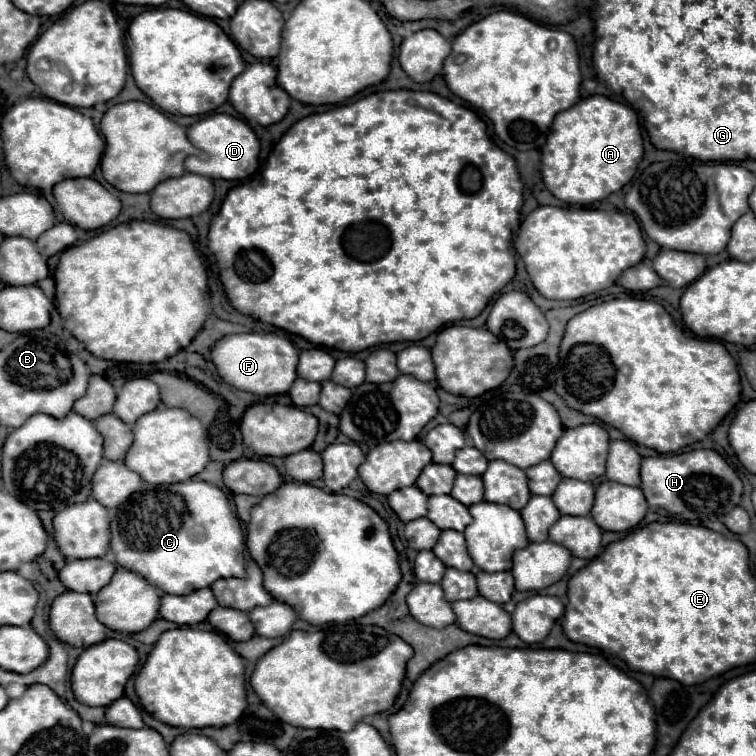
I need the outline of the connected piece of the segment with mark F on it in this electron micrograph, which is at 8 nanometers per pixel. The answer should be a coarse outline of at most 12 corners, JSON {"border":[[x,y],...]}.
{"border":[[232,333],[210,357],[224,383],[288,393],[298,351],[274,333]]}

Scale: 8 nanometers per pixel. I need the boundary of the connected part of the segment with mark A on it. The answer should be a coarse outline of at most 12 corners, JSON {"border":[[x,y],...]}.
{"border":[[592,95],[556,115],[548,191],[590,205],[644,155],[632,107]]}

